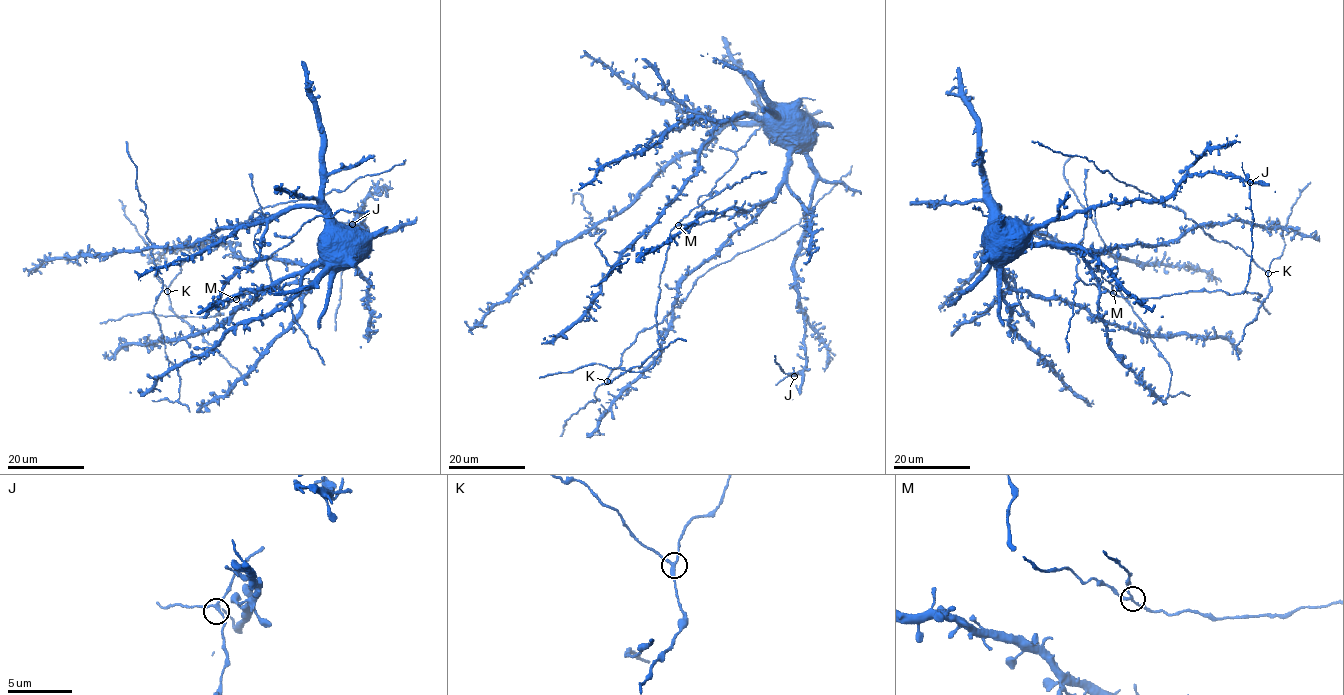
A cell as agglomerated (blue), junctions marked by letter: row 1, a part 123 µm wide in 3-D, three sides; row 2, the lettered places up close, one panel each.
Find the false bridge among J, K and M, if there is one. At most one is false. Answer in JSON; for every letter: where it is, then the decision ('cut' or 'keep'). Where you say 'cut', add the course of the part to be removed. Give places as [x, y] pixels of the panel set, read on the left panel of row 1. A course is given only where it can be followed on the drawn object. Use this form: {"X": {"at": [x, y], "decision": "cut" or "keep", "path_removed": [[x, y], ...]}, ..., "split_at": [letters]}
{"J": {"at": [352, 224], "decision": "keep"}, "K": {"at": [167, 291], "decision": "keep"}, "M": {"at": [236, 299], "decision": "cut", "path_removed": [[236, 299], [302, 283]]}, "split_at": ["M"]}

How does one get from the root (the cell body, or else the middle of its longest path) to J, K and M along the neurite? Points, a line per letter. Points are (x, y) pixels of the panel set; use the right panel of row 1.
J: (988, 242), (1008, 221), (1038, 228), (1113, 202), (1164, 201), (1194, 174), (1235, 175), (1250, 182)
K: (988, 242), (1001, 250), (1051, 245), (1102, 252), (1161, 245), (1202, 225), (1212, 239), (1241, 248), (1268, 273)
M: (988, 242), (994, 214), (1004, 215), (1031, 236), (1075, 254), (1076, 276), (1083, 282), (1114, 292)

